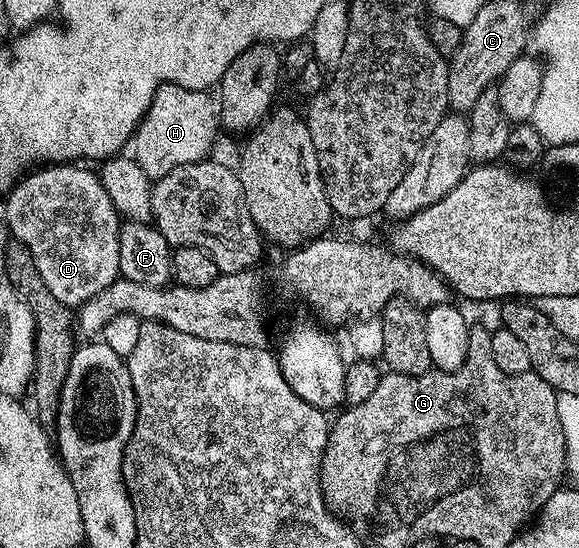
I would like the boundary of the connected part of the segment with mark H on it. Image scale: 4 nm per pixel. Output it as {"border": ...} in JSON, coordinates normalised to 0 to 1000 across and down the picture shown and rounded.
{"border":[[[278,155],[228,252],[228,285],[254,323],[271,327],[313,301],[354,294],[364,285],[370,246],[380,239],[380,206],[361,168]]]}

